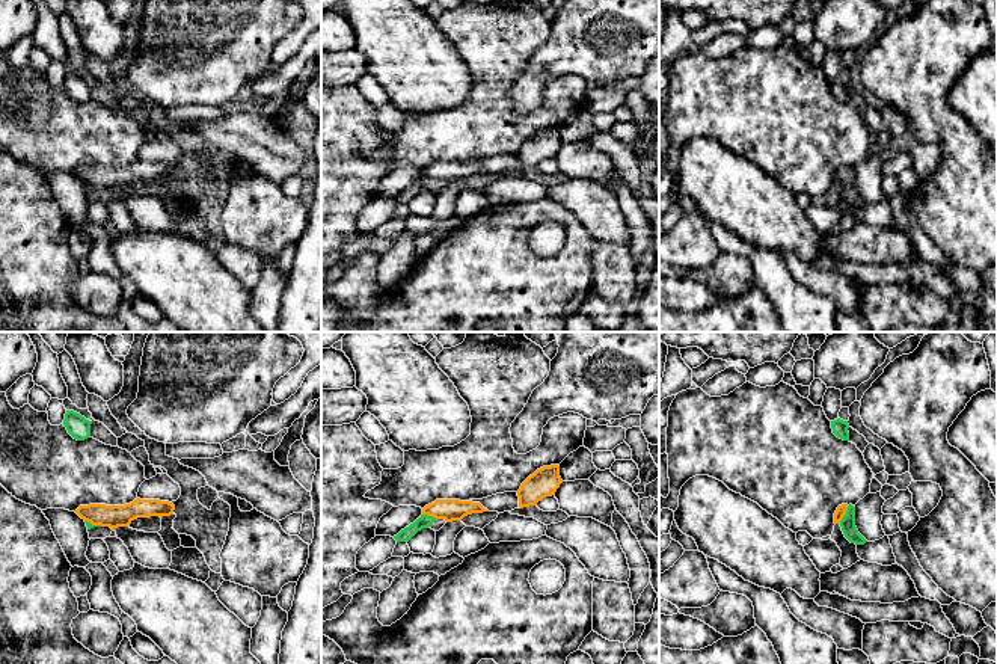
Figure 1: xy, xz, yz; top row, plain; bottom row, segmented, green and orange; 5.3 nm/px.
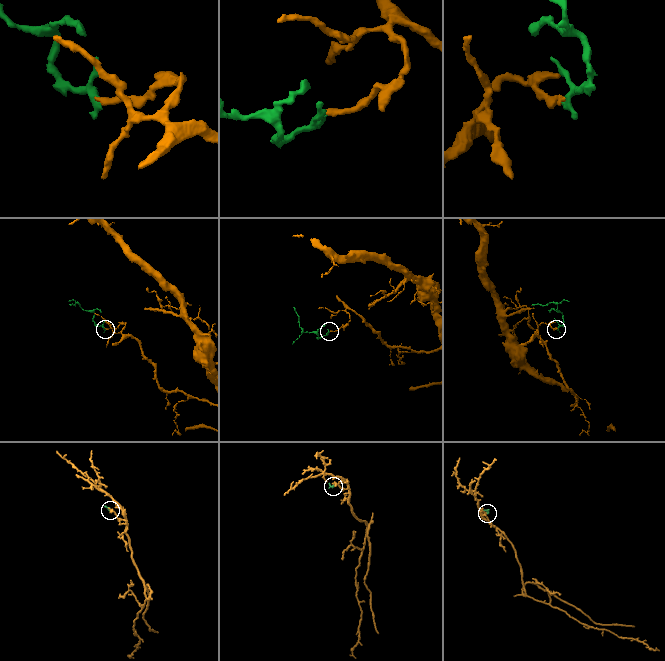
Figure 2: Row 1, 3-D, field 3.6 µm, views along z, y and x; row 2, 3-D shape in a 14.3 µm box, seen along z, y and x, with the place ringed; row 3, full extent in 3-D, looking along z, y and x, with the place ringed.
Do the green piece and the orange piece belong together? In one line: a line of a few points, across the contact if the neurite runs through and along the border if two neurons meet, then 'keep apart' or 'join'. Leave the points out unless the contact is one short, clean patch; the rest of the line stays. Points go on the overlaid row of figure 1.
yz (848, 522), (845, 515), (840, 512) | join

